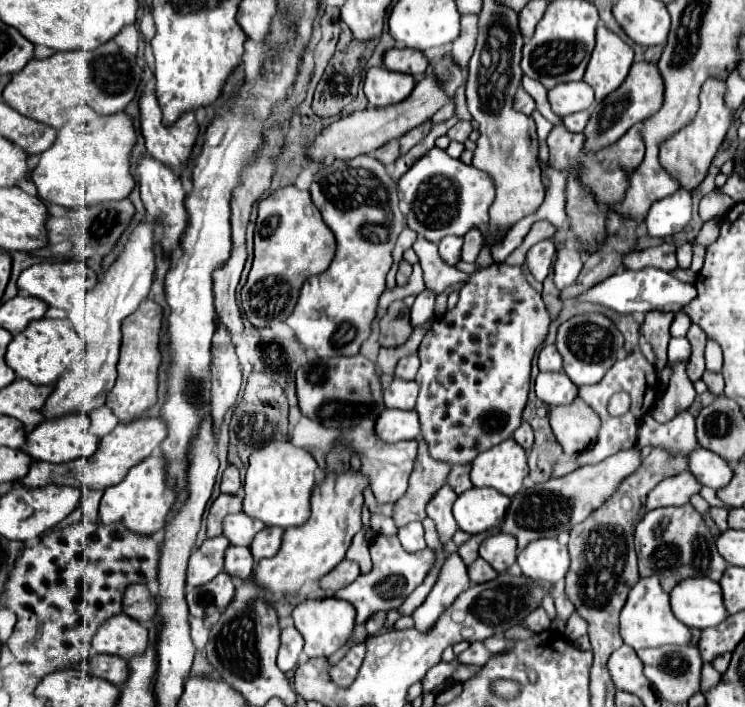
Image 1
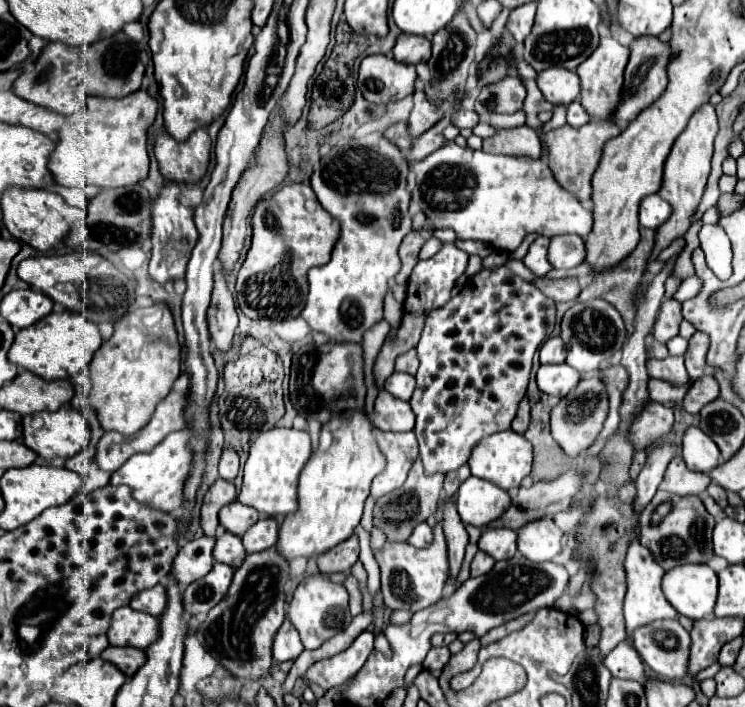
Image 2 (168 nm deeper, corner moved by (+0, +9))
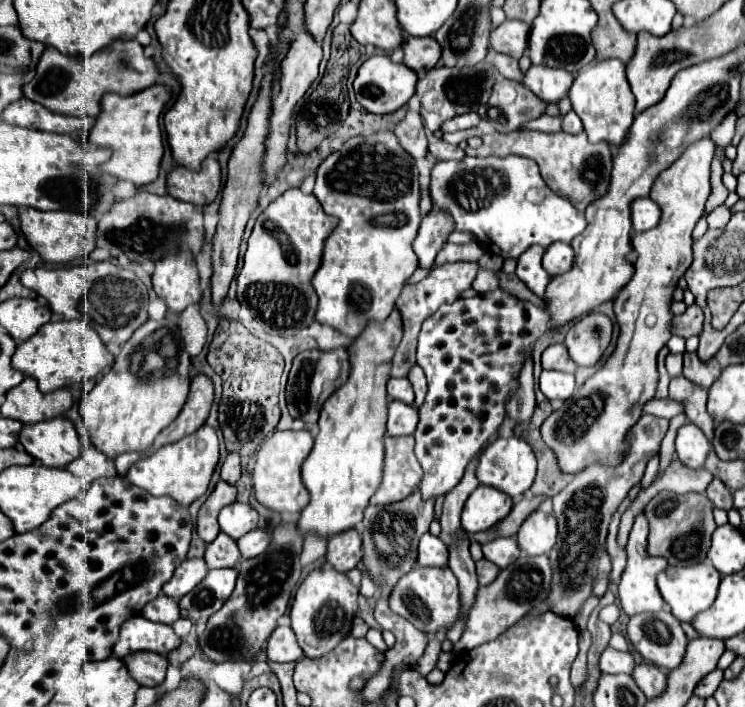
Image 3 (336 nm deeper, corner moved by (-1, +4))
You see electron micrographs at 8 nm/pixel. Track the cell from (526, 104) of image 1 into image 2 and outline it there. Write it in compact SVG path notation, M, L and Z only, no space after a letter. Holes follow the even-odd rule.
M507 76L497 84L483 86L477 100L475 100L475 112L487 120L493 112L517 112L523 108L523 100L527 96L527 90L523 82L517 76Z

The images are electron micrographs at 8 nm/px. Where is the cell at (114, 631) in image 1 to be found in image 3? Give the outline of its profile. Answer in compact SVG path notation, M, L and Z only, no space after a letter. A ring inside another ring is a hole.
M134 615L120 629L120 639L114 645L114 655L124 659L136 651L154 651L160 655L170 653L180 645L180 637L172 631L170 625L154 623L142 615Z

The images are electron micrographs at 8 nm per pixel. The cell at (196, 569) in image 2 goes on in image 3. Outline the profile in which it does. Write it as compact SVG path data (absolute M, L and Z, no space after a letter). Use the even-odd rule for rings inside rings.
M186 559L172 575L172 579L162 587L162 593L172 597L176 602L190 593L208 573L204 559Z

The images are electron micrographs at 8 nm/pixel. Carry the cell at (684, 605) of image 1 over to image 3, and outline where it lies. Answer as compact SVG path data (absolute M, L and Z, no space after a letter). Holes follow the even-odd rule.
M698 563L688 567L668 567L658 575L658 589L678 621L692 621L700 611L708 609L716 599L718 583L720 583L720 573L708 563Z

